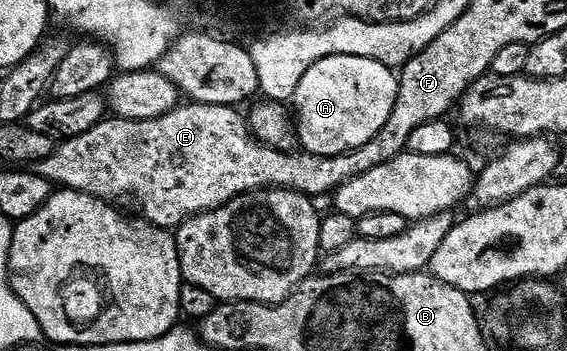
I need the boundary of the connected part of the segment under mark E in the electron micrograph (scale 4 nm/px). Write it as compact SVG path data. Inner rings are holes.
M184 103L170 112L164 113L161 117L155 117L149 121L126 121L123 119L105 119L99 121L86 135L78 135L69 141L59 142L56 150L46 159L42 159L36 166L34 172L42 175L42 179L50 179L53 186L73 189L79 193L88 193L92 197L107 198L109 202L120 203L123 197L136 197L136 205L140 208L139 216L150 224L156 225L159 229L175 230L177 227L189 221L191 217L199 217L202 213L211 213L213 209L221 209L226 203L230 203L243 193L259 193L261 189L292 189L295 193L303 193L313 199L319 199L323 193L331 194L340 188L336 181L336 160L333 157L323 157L297 151L287 153L275 149L272 145L266 145L259 138L253 136L251 128L246 120L245 114L239 108L231 105L198 105L195 103Z

